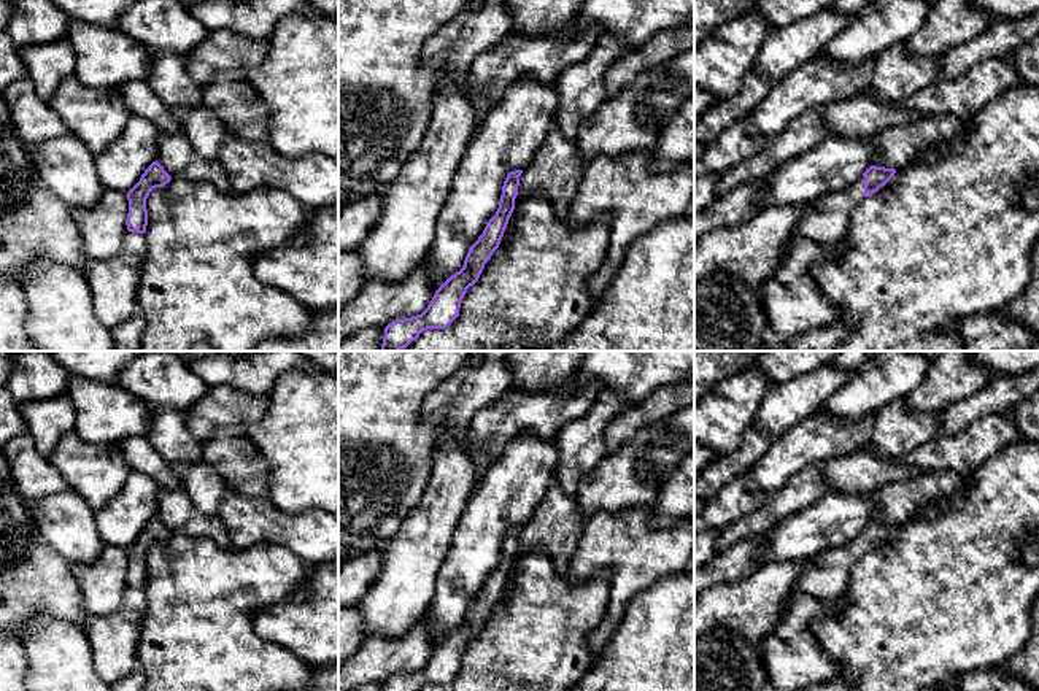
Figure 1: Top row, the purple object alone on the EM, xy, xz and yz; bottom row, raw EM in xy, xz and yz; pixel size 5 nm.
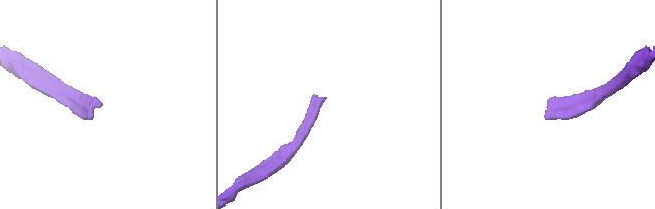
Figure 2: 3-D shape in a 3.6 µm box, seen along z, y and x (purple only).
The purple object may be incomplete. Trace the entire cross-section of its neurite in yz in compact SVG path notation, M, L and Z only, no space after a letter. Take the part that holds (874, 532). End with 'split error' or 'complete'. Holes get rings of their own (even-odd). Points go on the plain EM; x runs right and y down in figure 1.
M871 521L852 542L815 554L810 559L812 567L796 583L796 594L837 600L848 588L853 566L885 542L894 529L894 524Z; split error

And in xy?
M156 516L153 518L140 537L127 548L129 569L126 581L129 588L145 589L148 581L146 554L156 543L162 543L170 539L172 532Z; complete

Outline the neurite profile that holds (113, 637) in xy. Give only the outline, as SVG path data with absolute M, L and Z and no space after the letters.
M127 586L122 604L116 612L103 616L89 615L86 618L83 631L94 651L95 672L105 683L114 685L140 669L137 643L145 610L145 591Z

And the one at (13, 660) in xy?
M0 631L0 691L27 691L29 659L19 635Z

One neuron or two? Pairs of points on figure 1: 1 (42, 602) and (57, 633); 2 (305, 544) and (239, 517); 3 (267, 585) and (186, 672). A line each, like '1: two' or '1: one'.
1: two
2: one
3: one

